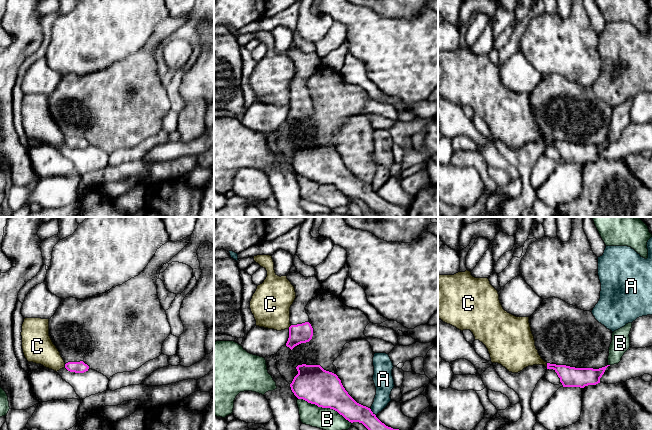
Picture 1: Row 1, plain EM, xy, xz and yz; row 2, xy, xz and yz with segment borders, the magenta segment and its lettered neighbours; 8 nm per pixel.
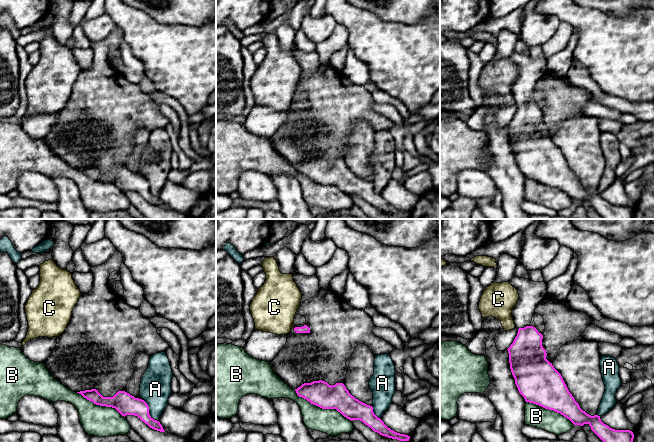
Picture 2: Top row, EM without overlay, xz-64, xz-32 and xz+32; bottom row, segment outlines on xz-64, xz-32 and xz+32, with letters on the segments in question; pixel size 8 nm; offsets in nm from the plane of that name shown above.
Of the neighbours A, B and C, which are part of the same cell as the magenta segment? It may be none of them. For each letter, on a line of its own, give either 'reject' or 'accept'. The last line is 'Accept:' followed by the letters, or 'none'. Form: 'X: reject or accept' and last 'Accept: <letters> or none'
A: reject
B: reject
C: reject
Accept: none

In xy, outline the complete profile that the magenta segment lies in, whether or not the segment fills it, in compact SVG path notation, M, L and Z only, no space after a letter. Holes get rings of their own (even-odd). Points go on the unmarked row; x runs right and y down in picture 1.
M83 137L80 138L68 138L65 140L65 144L70 148L84 149L88 147L89 142Z

